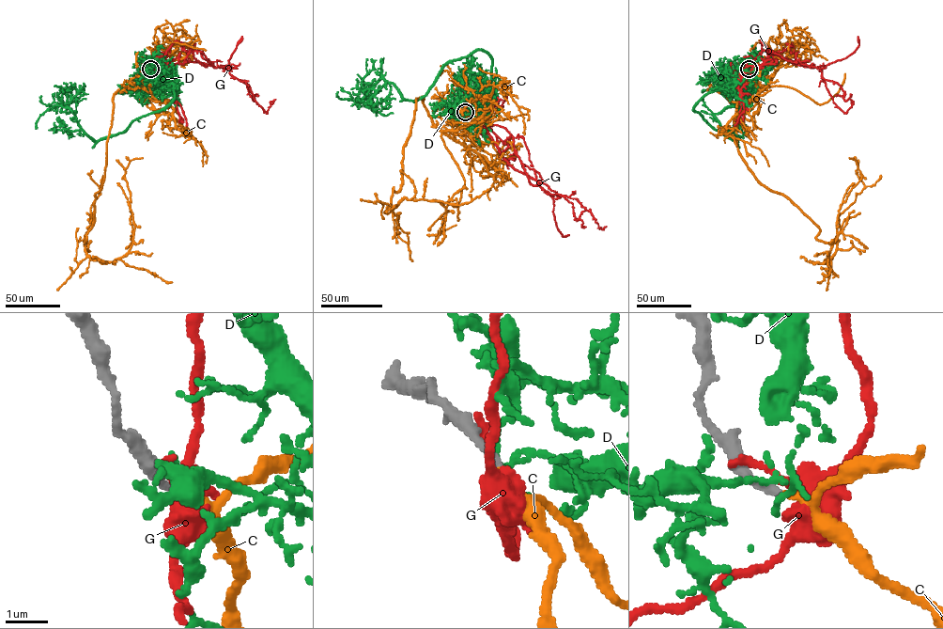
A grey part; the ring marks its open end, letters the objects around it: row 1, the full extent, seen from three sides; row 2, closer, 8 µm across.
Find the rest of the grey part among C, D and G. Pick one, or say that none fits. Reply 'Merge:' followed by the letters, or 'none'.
Merge: C

